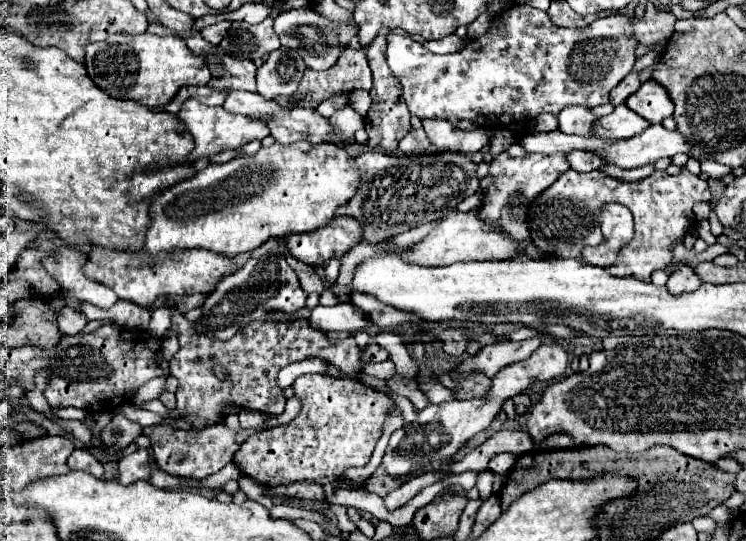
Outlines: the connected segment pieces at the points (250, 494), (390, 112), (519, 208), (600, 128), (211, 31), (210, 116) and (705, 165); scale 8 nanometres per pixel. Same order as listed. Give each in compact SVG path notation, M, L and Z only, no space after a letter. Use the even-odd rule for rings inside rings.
M242 475L240 480L238 480L239 489L246 494L246 496L251 500L258 500L264 508L272 508L272 500L270 497L264 494L265 486L262 486L256 480L248 478L248 476Z
M378 36L368 46L368 62L370 62L370 70L372 70L372 76L374 76L374 86L370 90L372 106L370 106L370 110L364 118L364 128L368 132L366 146L370 150L376 150L376 152L392 154L392 152L396 152L398 142L410 130L410 118L406 116L406 104L402 102L402 96L400 96L402 86L398 86L398 80L394 78L394 74L390 74L390 68L386 64L386 38Z
M508 152L498 154L490 162L490 176L492 184L484 190L484 200L478 208L478 216L488 226L502 226L502 232L506 232L512 240L518 242L520 252L526 254L530 260L542 260L542 250L532 242L532 234L528 228L528 210L534 204L534 200L546 190L546 186L552 186L554 180L558 180L566 170L568 162L564 154L528 154L524 158L512 158Z
M626 104L614 108L612 114L594 120L592 132L600 138L630 138L648 126L644 118L638 118Z
M218 22L212 26L204 26L200 30L200 34L202 34L202 38L206 38L206 42L212 42L214 46L218 46L218 42L222 40L222 36L226 34L228 28L230 28L230 22Z
M188 98L180 106L178 118L194 138L194 150L188 154L186 164L192 164L194 160L204 158L204 156L210 158L210 156L224 152L224 150L236 150L250 140L262 140L264 136L270 134L270 130L266 130L264 122L258 122L254 118L246 118L246 116L240 116L240 114L230 114L222 106L204 106L194 98Z
M710 160L702 162L702 172L706 172L710 178L724 178L730 174L730 170L724 164L714 164Z

